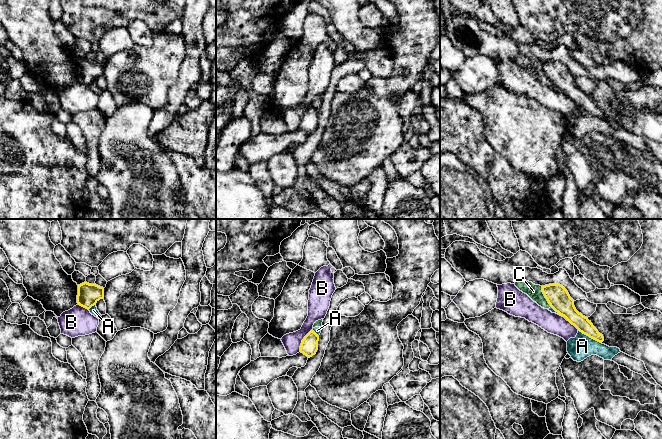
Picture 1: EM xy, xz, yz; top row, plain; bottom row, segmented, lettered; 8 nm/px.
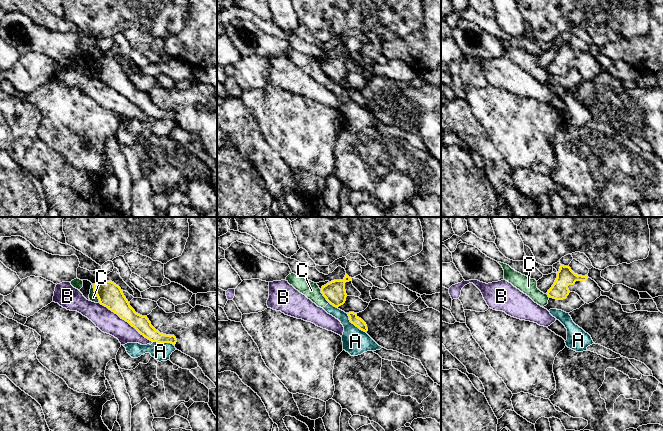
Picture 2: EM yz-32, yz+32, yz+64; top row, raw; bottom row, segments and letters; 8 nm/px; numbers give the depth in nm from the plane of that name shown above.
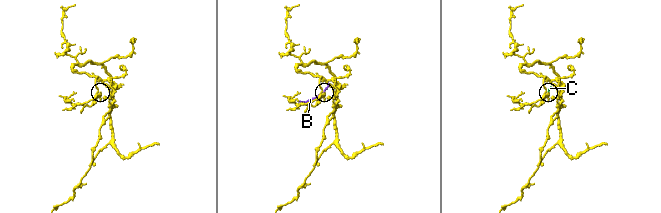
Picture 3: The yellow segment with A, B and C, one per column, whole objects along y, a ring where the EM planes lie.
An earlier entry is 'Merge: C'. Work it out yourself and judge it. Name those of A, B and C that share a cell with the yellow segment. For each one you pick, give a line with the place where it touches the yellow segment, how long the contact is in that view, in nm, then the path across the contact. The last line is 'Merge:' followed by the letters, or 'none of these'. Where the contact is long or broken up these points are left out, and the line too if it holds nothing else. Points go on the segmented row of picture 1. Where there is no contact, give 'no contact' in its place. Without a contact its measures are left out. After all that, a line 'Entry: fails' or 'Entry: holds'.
Merge: none of these
Entry: fails

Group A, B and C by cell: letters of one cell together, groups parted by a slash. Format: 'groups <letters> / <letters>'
groups A C / B

